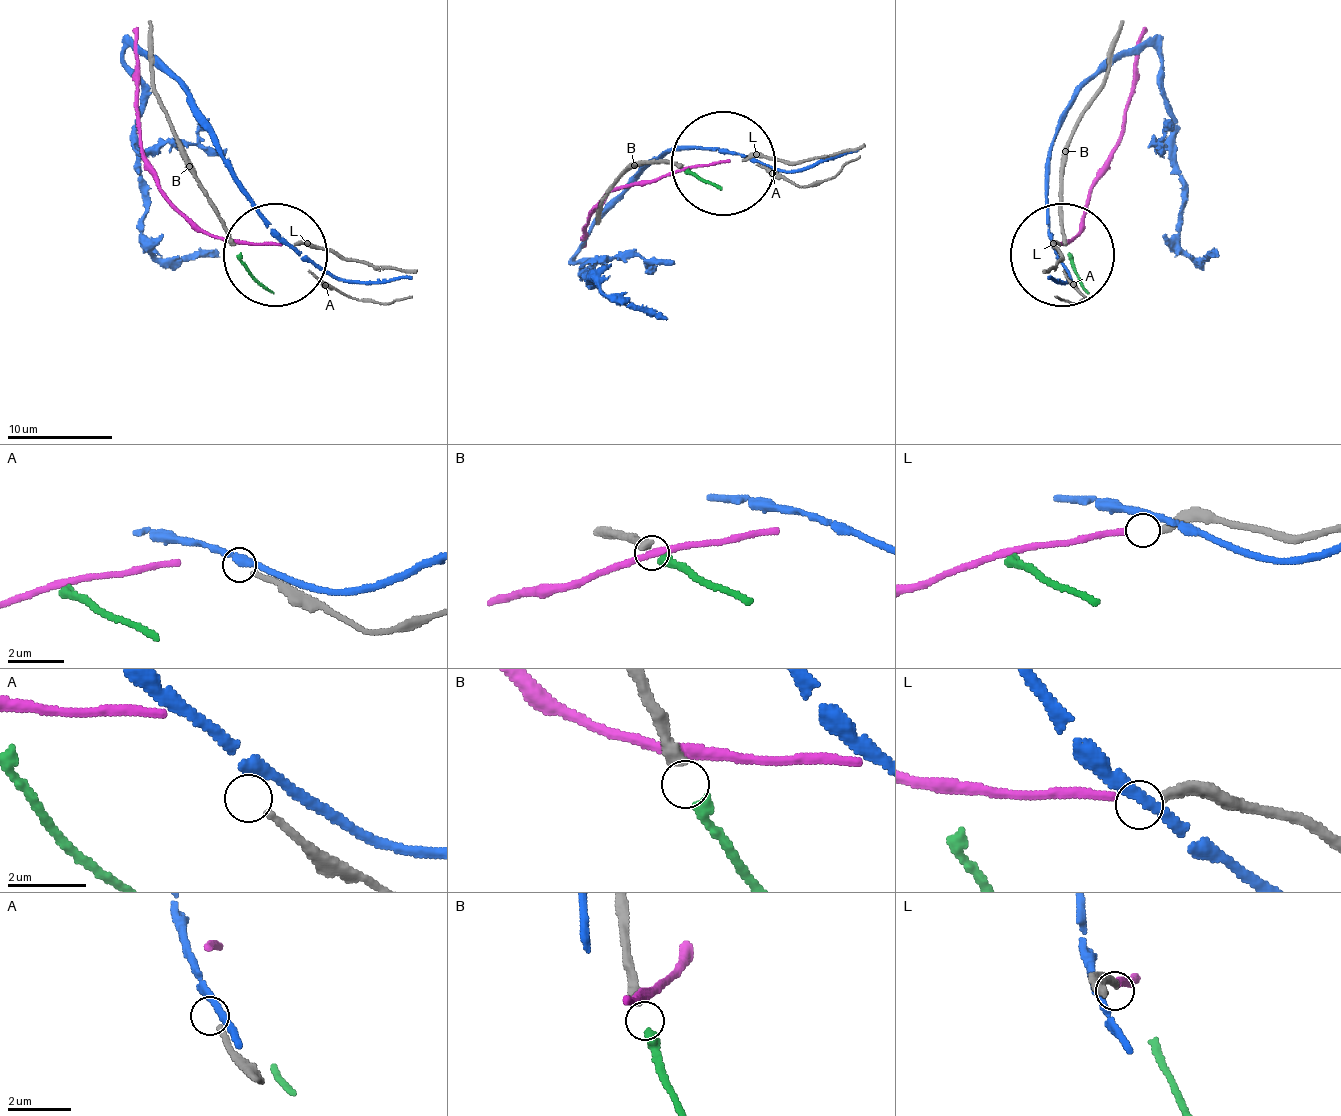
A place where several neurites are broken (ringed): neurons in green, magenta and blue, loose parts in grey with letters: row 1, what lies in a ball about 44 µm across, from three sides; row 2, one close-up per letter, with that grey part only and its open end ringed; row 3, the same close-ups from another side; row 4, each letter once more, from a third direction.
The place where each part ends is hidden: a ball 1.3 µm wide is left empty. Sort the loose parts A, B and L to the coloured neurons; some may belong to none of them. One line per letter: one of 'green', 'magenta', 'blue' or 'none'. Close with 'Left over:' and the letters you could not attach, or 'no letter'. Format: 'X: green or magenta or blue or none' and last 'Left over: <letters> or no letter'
A: none
B: green
L: magenta
Left over: A

